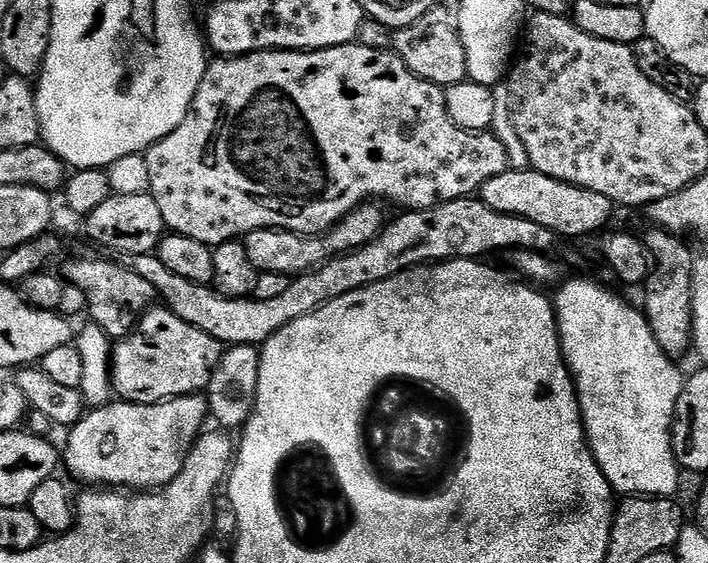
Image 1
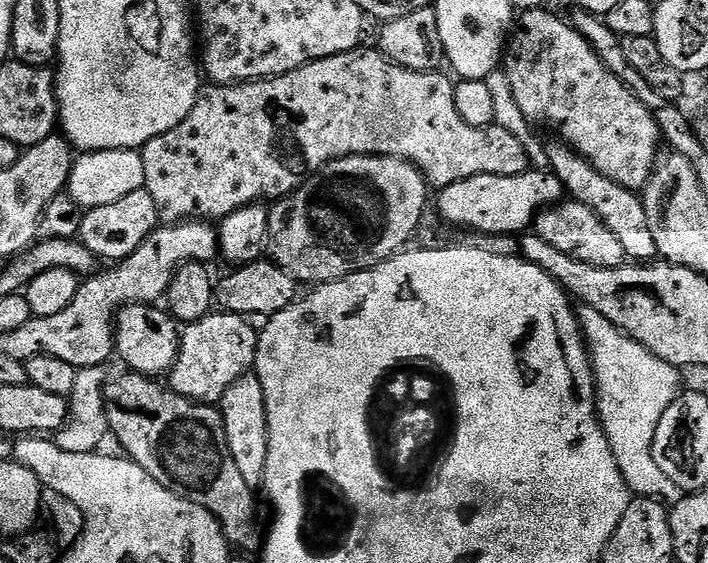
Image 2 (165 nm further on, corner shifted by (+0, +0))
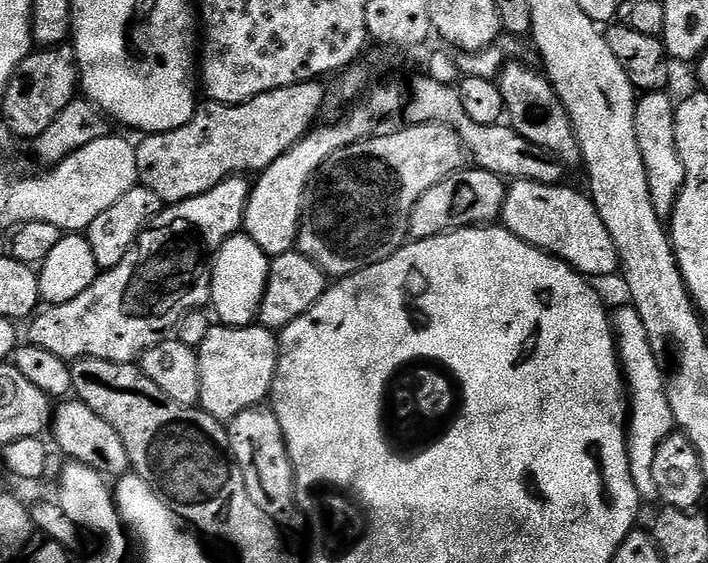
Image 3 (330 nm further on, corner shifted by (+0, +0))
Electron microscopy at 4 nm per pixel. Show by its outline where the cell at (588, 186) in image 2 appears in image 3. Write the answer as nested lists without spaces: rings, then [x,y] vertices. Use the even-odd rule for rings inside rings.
[[[512,58],[501,70],[498,83],[507,123],[515,132],[522,134],[526,142],[534,142],[534,146],[546,150],[565,166],[581,163],[580,147],[576,141],[566,106],[558,98],[554,86],[543,71],[535,72],[530,65]]]

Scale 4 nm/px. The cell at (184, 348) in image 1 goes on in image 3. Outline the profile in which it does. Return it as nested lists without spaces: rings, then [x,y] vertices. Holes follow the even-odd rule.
[[[217,323],[200,343],[198,378],[200,379],[199,407],[221,422],[233,420],[242,410],[263,405],[271,397],[276,367],[282,362],[276,345],[277,333],[259,326],[229,327]]]

